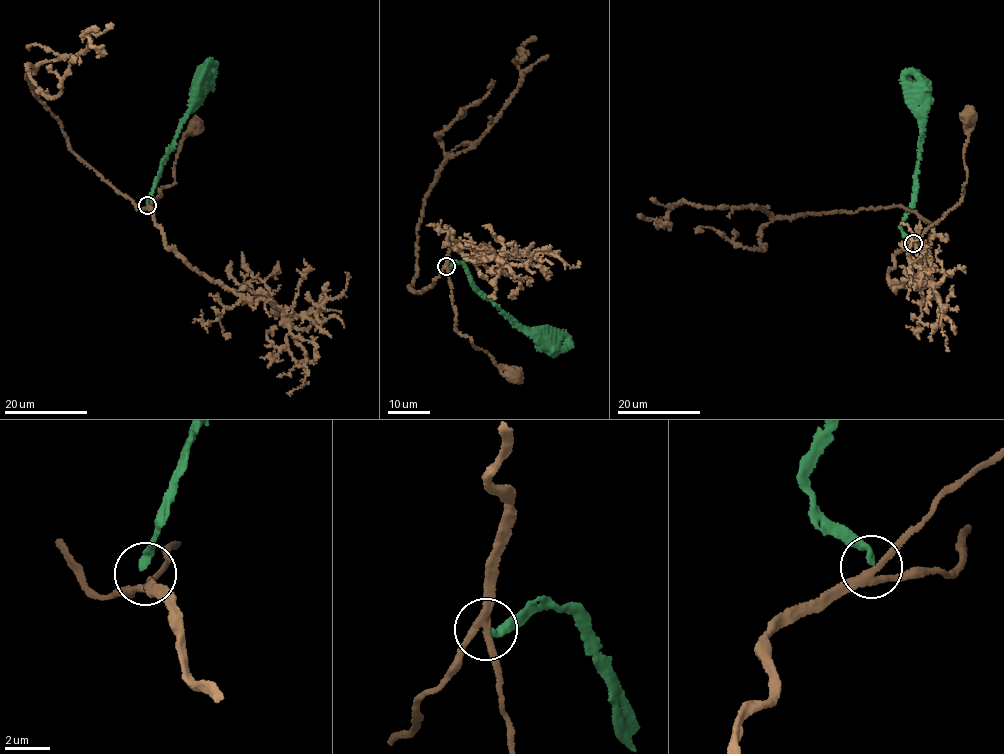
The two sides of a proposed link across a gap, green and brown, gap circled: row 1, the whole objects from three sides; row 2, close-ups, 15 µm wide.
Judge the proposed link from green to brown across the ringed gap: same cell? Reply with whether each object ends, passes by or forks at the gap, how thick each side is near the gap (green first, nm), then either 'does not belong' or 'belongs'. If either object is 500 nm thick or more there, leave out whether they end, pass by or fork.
green ends | brown forks | 320/280 nm | does not belong

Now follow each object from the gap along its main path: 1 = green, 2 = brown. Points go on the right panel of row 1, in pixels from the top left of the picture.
1: (912, 242), (903, 231), (901, 223), (911, 202), (915, 183), (921, 133), (913, 96), (919, 92)
2: (913, 243), (960, 200), (967, 171), (964, 150), (967, 139), (964, 124), (969, 115)

